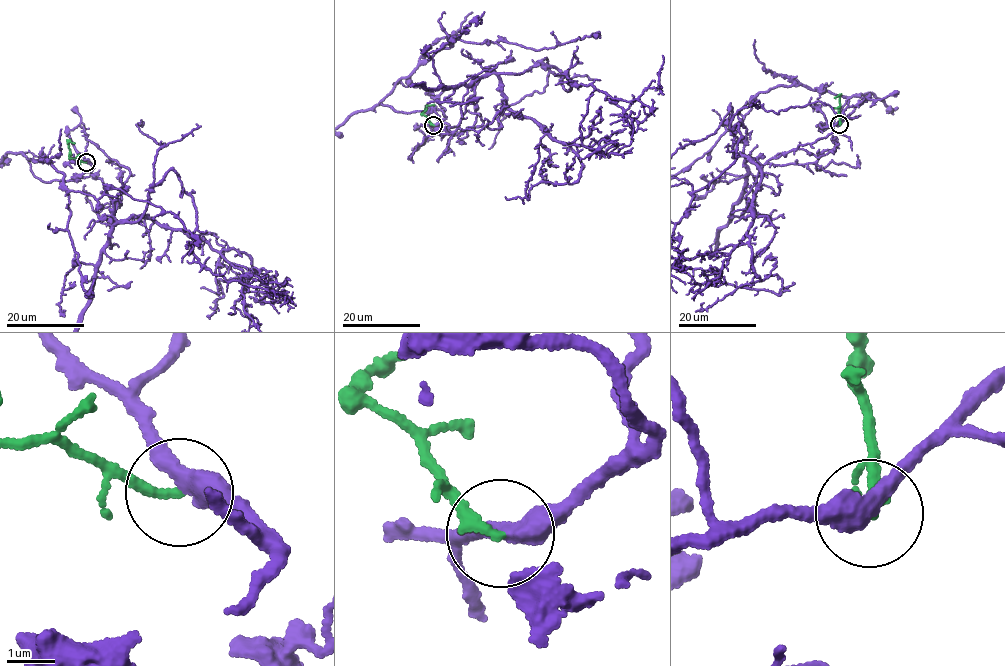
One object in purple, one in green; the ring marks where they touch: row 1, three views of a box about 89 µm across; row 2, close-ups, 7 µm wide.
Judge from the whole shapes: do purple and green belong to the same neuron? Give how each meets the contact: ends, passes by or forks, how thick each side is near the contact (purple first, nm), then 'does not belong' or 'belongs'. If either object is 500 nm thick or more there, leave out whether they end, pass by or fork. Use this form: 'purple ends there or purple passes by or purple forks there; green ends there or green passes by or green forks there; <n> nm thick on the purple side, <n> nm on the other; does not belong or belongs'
purple passes by; green ends there; 440 nm thick on the purple side, 240 nm on the other; does not belong

